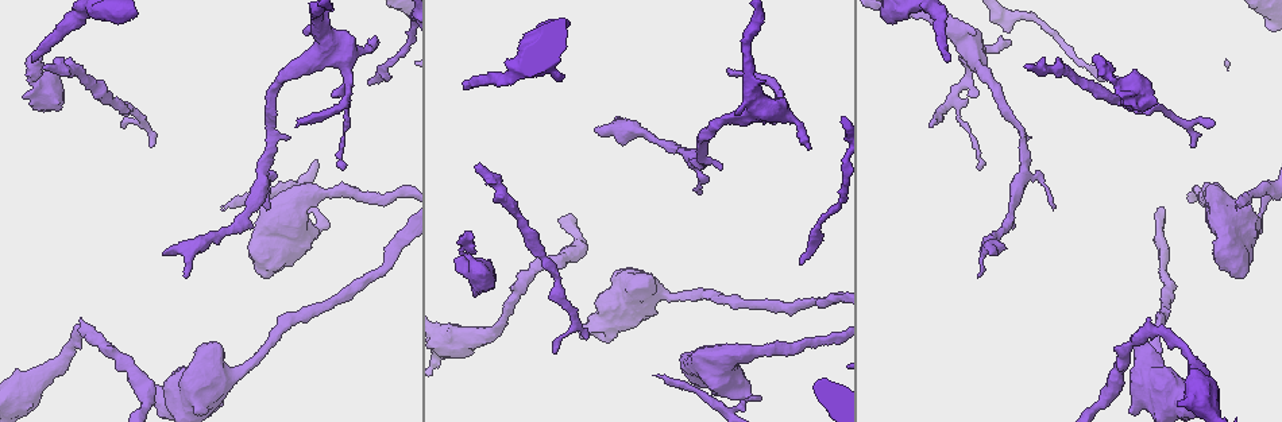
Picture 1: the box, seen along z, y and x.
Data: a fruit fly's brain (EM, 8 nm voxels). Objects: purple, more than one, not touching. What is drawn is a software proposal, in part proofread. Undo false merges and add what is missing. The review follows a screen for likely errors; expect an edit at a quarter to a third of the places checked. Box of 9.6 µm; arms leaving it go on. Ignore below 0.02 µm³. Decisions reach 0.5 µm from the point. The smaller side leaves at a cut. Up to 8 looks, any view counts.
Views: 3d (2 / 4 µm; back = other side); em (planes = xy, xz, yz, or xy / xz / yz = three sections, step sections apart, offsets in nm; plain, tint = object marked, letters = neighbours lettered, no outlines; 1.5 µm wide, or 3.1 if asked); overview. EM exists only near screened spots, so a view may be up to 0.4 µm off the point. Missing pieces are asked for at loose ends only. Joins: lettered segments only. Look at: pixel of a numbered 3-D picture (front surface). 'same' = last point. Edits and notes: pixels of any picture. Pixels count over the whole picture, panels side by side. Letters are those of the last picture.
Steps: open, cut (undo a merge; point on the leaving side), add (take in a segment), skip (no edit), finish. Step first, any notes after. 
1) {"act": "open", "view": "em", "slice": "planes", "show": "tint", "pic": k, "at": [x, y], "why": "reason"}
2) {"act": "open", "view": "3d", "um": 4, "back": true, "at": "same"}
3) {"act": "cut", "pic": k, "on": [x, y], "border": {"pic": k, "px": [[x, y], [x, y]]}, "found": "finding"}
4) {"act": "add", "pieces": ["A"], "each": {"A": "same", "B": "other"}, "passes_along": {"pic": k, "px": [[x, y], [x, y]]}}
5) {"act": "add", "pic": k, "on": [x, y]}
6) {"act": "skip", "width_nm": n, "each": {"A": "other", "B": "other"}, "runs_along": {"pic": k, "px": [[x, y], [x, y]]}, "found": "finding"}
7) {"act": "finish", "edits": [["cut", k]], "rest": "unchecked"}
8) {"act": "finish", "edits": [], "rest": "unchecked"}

{"act": "open", "view": "3d", "um": 4, "pic": 1, "at": [321, 229], "why": "abrupt turn"}

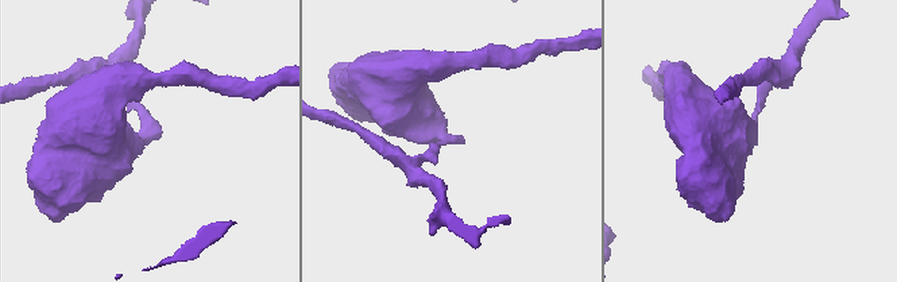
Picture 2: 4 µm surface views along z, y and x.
{"act": "open", "view": "em", "slice": "yz", "step": 4, "show": "tint", "pic": 2, "at": [447, 140]}

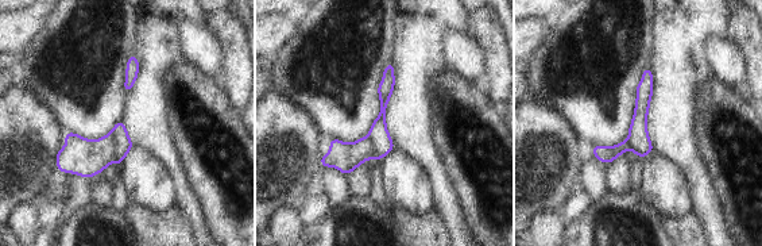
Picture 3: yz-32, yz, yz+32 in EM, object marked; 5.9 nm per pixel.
{"act": "open", "view": "em", "slice": "planes", "show": "letters", "at": "same"}

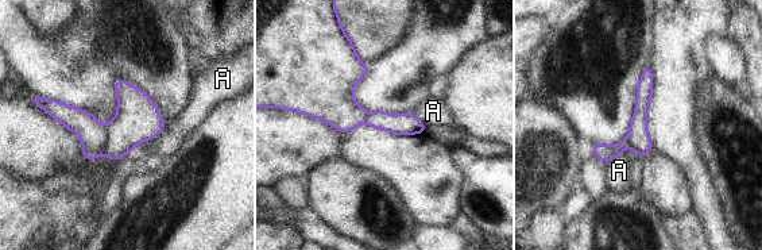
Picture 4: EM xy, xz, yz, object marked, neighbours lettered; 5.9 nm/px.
{"act": "cut", "pic": 4, "on": [138, 119], "longest_contact_nm": ["A", 220], "each": {"A": "other"}, "found": "two neurons meet here"}

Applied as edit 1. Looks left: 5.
{"act": "open", "view": "overview"}

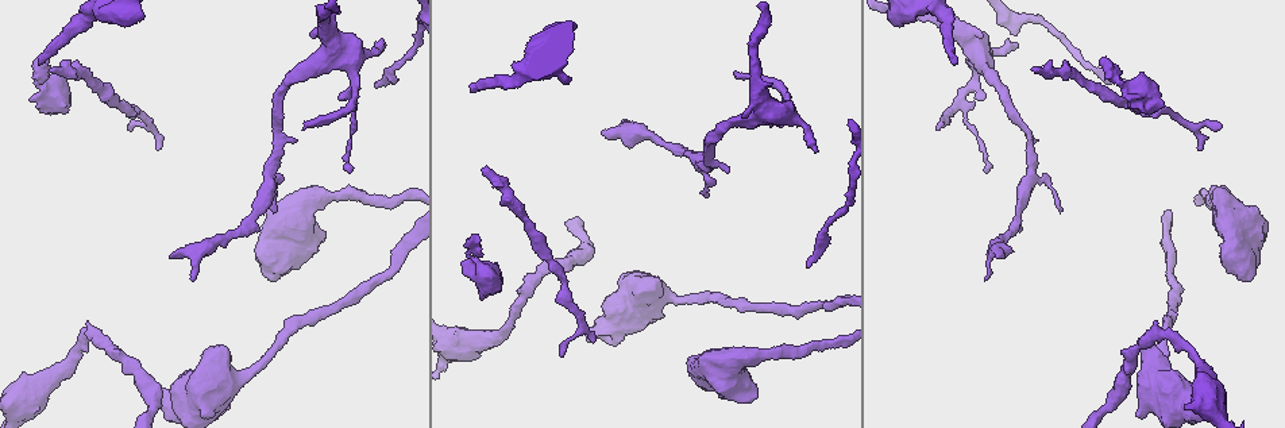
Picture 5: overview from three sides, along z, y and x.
{"act": "open", "view": "3d", "um": 4, "pic": 5, "at": [222, 346], "why": "thick end"}

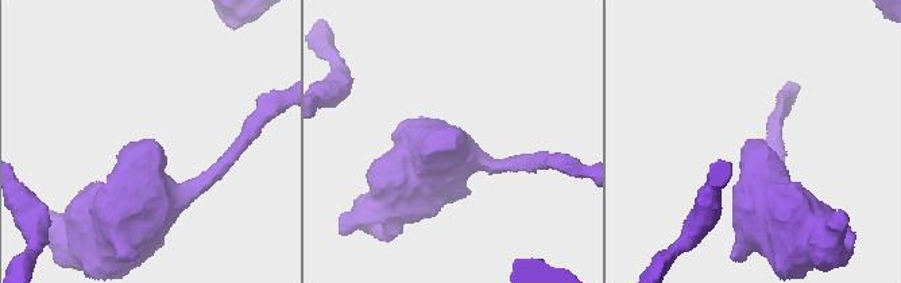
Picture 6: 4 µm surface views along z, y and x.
{"act": "open", "view": "em", "slice": "xz", "step": 8, "show": "letters", "pic": 6, "at": [155, 141], "why": "need the tissue"}

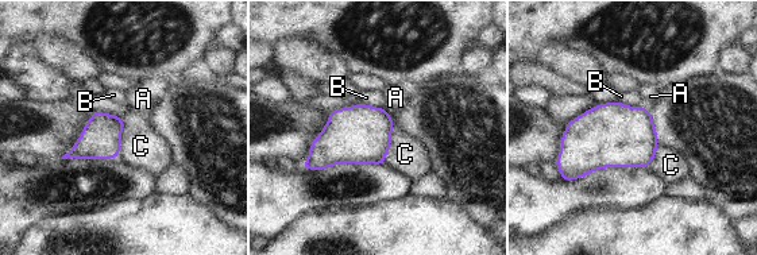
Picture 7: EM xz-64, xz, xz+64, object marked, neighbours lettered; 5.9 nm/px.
{"act": "open", "view": "em", "slice": "planes", "show": "letters", "at": "same"}

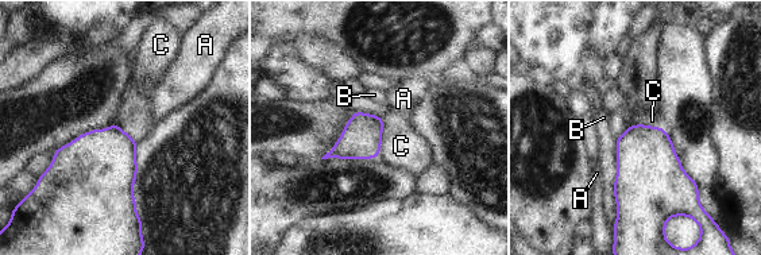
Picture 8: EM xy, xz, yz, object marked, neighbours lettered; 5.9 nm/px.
{"act": "skip", "longest_contact_nm": ["B", 500], "each": {"A": "other", "B": "other", "C": "other"}, "border": {"pic": 8, "px": [[382, 118], [382, 142], [377, 157]]}, "found": "no lettered segment goes on from it"}

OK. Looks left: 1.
{"act": "open", "view": "em", "slice": "planes", "show": "letters", "pic": 5, "at": [562, 354], "why": "free end"}

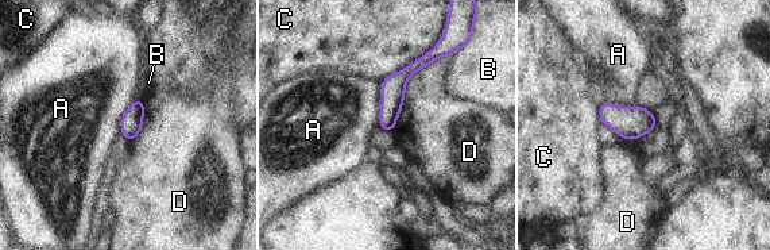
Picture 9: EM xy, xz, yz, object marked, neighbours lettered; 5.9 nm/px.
{"act": "skip", "each": {"A": "other", "B": "other", "C": "other", "D": "other"}, "border": {"pic": 9, "px": [[451, 53], [409, 79], [391, 130]]}, "found": "none of them fits"}

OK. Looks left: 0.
{"act": "finish", "edits": [["cut", 4]], "rest": "unchecked"}

